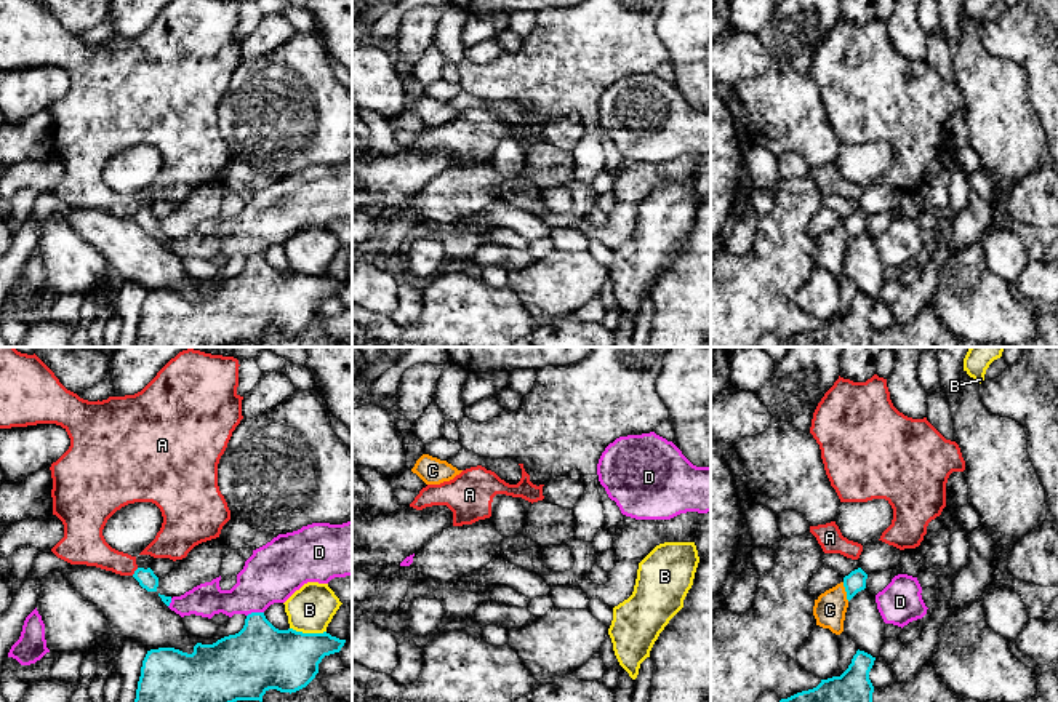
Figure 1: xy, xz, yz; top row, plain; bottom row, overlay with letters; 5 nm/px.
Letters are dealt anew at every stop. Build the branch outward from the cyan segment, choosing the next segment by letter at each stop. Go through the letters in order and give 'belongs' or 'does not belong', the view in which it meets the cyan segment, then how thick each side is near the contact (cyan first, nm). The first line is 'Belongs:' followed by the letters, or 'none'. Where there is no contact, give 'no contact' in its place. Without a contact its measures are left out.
Belongs: none
A: does not belong | xy | 90/180 nm
B: does not belong | xy | 320/240 nm
C: does not belong | yz | 100/160 nm
D: does not belong | xy | 340/280 nm

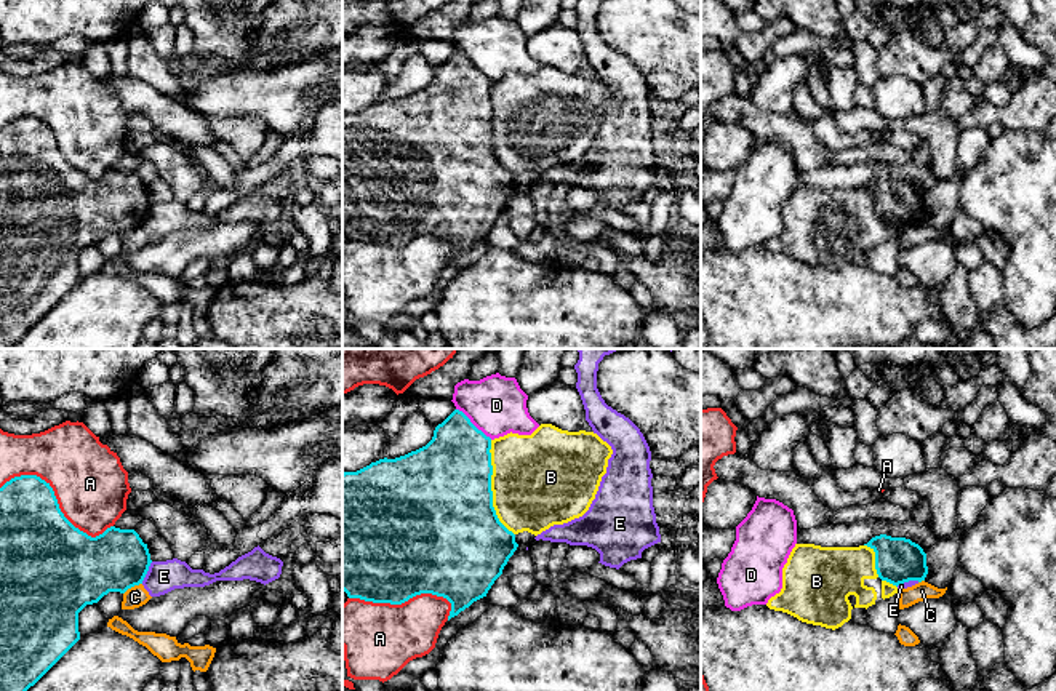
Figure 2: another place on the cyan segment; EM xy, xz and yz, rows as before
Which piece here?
Belongs: none
A: does not belong | xy | 400/380 nm
B: does not belong | xz | 500/460 nm
C: does not belong | xy | 320/110 nm
D: does not belong | xz | 380/300 nm
E: does not belong | xy | 300/160 nm

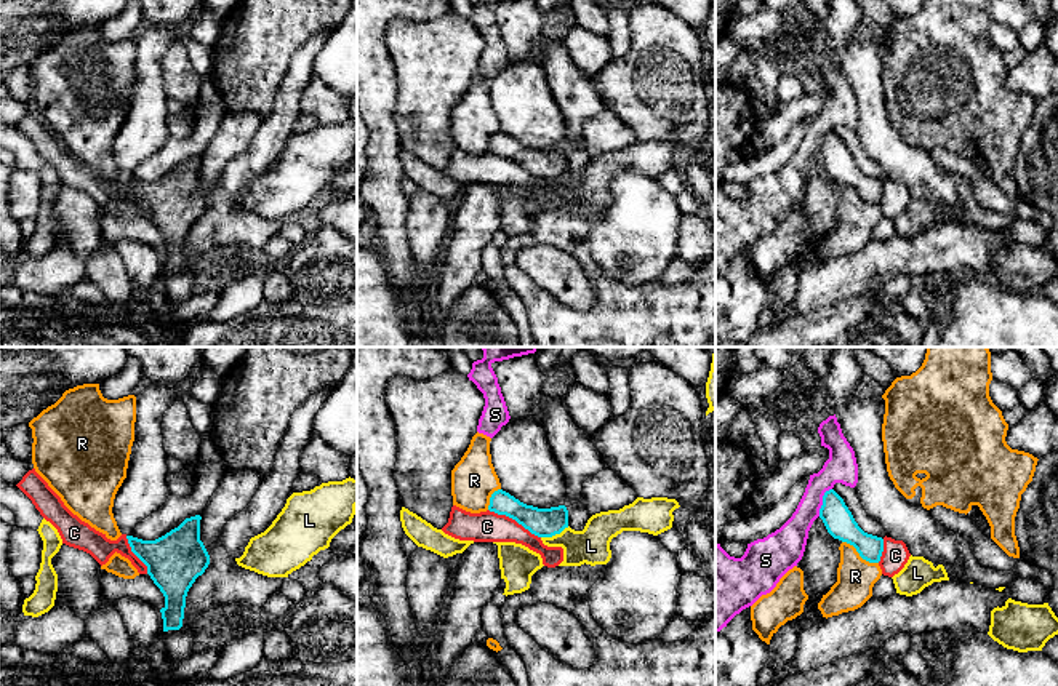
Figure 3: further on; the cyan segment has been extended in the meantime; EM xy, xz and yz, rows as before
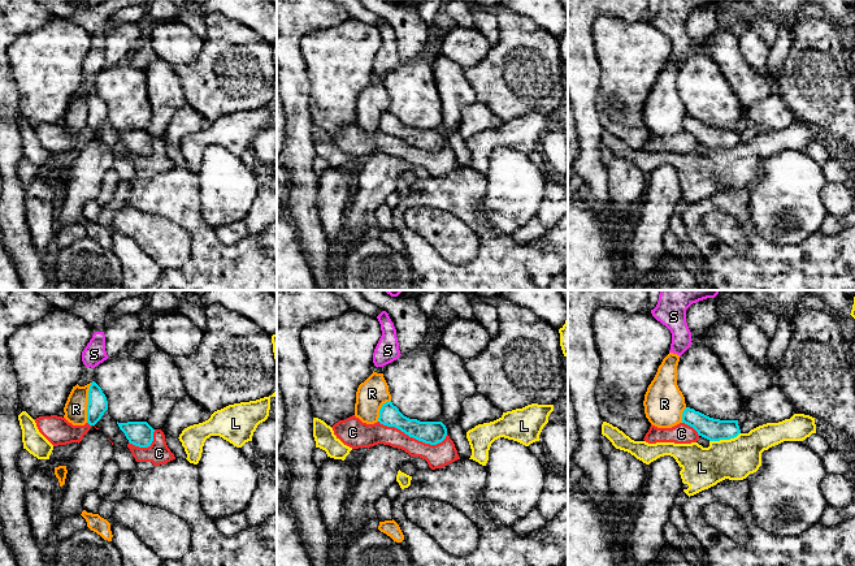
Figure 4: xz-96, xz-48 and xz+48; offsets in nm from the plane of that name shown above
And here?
Belongs: none
C: does not belong | xz | 140/160 nm
L: does not belong | xz | 140/190 nm
R: does not belong | yz | 150/190 nm
S: does not belong | yz | 150/160 nm

